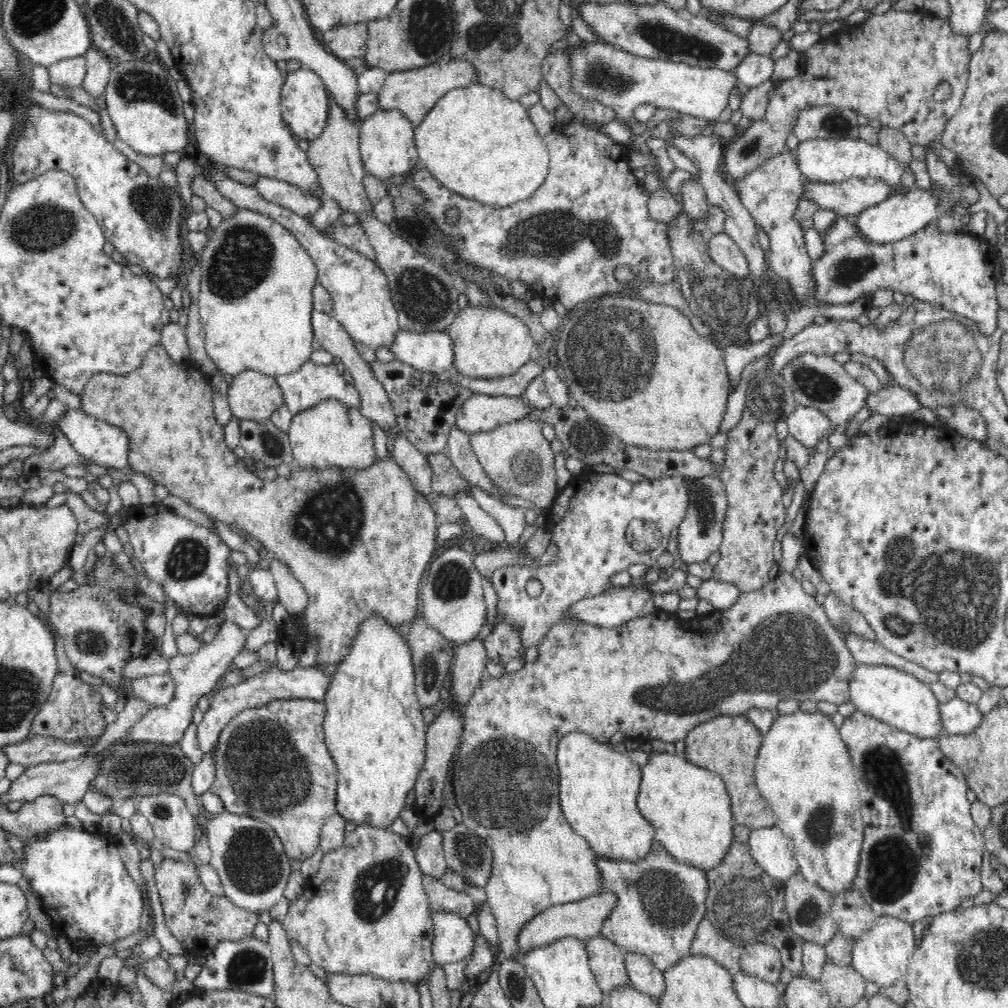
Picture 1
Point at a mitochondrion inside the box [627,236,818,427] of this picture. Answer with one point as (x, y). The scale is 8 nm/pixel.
(711, 294)

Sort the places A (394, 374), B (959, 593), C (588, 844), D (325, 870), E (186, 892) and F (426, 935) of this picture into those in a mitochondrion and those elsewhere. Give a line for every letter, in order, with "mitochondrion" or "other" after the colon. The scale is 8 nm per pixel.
A: other
B: mitochondrion
C: other
D: other
E: mitochondrion
F: other

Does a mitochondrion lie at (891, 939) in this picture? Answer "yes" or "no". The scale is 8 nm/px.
no

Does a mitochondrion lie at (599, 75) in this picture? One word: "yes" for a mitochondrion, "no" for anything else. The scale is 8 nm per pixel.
yes

